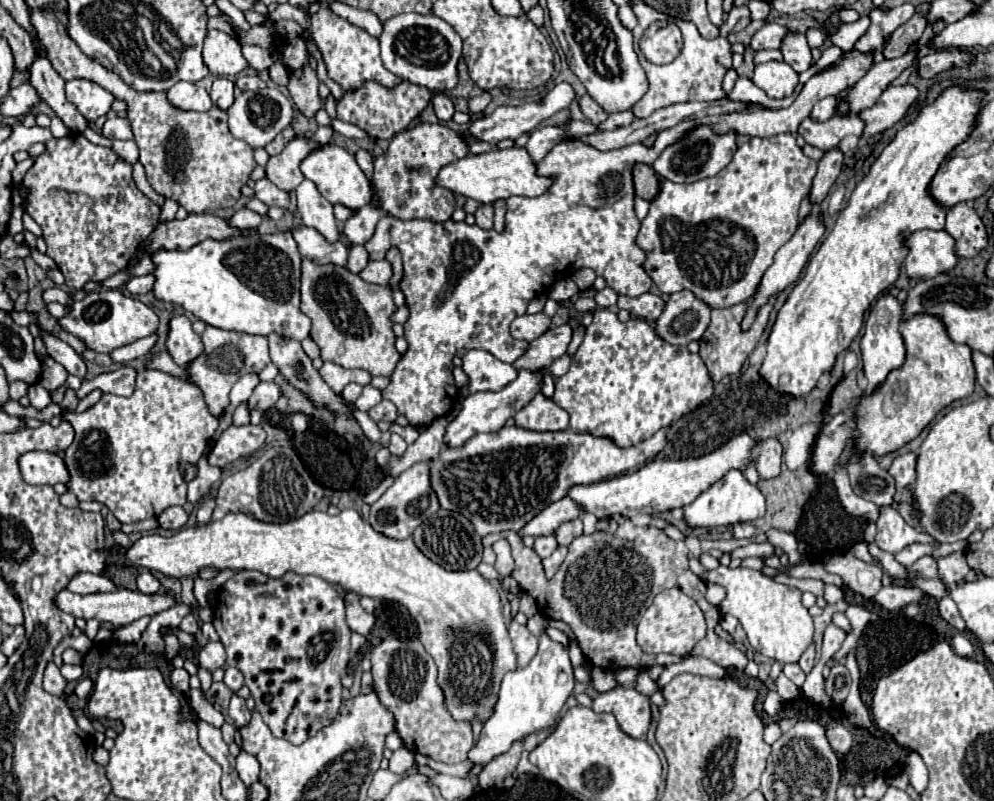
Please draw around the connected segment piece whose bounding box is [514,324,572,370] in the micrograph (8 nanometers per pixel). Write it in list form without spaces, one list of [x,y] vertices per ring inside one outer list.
[[[568,324],[550,328],[540,338],[532,340],[526,352],[514,362],[514,368],[526,370],[540,370],[548,368],[556,358],[560,358],[572,340],[572,328]]]

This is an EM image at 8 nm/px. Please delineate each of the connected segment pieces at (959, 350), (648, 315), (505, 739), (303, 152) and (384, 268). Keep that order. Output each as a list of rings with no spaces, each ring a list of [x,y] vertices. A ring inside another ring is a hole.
[[[916,314],[902,326],[902,338],[906,344],[904,366],[890,372],[886,384],[878,392],[872,396],[864,394],[854,406],[858,434],[852,438],[856,442],[856,452],[852,454],[850,462],[858,460],[860,450],[866,450],[874,456],[884,456],[898,450],[916,438],[942,408],[974,392],[976,372],[972,362],[972,348],[950,340],[942,318]]]
[[[650,292],[636,296],[636,298],[630,298],[630,296],[618,298],[618,308],[628,310],[636,318],[644,318],[646,322],[656,320],[662,314],[664,306],[666,306],[666,302],[662,300],[662,296],[656,296],[656,294],[650,294]]]
[[[542,634],[538,654],[532,658],[532,662],[526,668],[508,672],[502,680],[494,714],[484,722],[480,742],[468,752],[468,758],[474,764],[478,764],[474,772],[478,772],[480,766],[490,762],[494,756],[504,754],[514,740],[520,740],[532,732],[538,732],[554,724],[562,706],[566,704],[566,700],[572,696],[572,690],[574,690],[576,680],[572,670],[574,668],[570,664],[568,648],[560,642],[550,640],[546,634]]]
[[[296,136],[286,148],[282,154],[278,156],[272,156],[266,164],[266,178],[272,180],[278,188],[282,190],[294,190],[302,180],[302,172],[300,172],[300,164],[302,160],[310,154],[310,152],[316,152],[318,148],[322,148],[324,144],[320,142],[314,142],[314,140],[308,140],[308,138],[302,138],[302,136]]]
[[[380,260],[380,262],[370,262],[360,274],[358,274],[362,280],[366,282],[372,282],[372,284],[380,284],[380,286],[386,286],[390,276],[392,276],[392,266],[388,260]]]

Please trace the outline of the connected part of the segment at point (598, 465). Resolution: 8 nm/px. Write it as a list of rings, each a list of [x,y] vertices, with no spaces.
[[[456,404],[454,410],[448,416],[442,416],[442,418],[434,420],[420,434],[420,438],[414,444],[408,446],[404,458],[392,456],[386,474],[398,476],[406,468],[410,468],[414,462],[432,460],[430,480],[432,480],[434,492],[438,494],[440,506],[444,510],[462,512],[474,524],[474,528],[478,530],[480,536],[494,534],[494,532],[504,532],[504,530],[520,532],[522,524],[528,524],[548,504],[564,498],[572,486],[592,484],[592,482],[600,482],[604,478],[626,474],[628,470],[634,470],[636,466],[642,466],[646,462],[650,462],[666,446],[666,428],[658,430],[654,436],[650,436],[648,440],[642,440],[636,446],[620,448],[620,446],[614,444],[614,440],[610,440],[606,436],[594,436],[594,434],[588,434],[588,432],[584,432],[584,434],[572,432],[572,430],[532,432],[532,430],[524,430],[524,428],[518,428],[518,426],[504,426],[500,432],[474,436],[462,448],[446,448],[444,442],[442,442],[442,434],[444,434],[446,424],[458,414],[458,410],[460,410],[460,404]]]

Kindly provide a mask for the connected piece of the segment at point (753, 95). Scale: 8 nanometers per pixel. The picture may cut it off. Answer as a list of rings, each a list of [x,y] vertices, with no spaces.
[[[742,76],[736,80],[734,90],[732,90],[726,98],[728,98],[728,100],[742,100],[742,102],[758,102],[758,104],[764,104],[766,108],[780,108],[780,106],[788,106],[788,104],[794,100],[794,96],[792,96],[790,100],[780,100],[780,102],[776,102],[776,104],[774,104],[774,100],[766,96],[766,92],[762,92],[758,86],[754,86],[754,82],[752,82],[752,80],[742,78]]]

